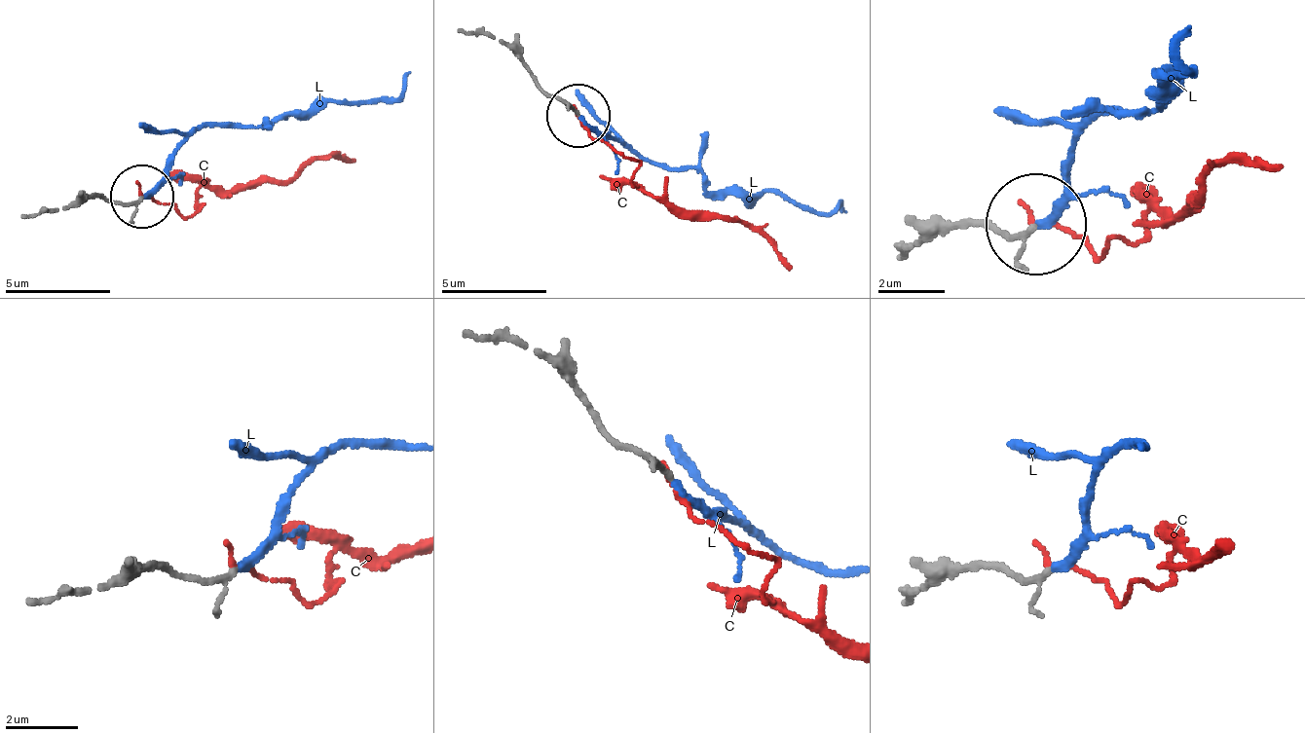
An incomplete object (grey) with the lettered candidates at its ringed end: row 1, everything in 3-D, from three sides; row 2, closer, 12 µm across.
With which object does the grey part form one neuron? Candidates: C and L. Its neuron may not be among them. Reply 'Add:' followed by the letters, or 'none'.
Add: L

